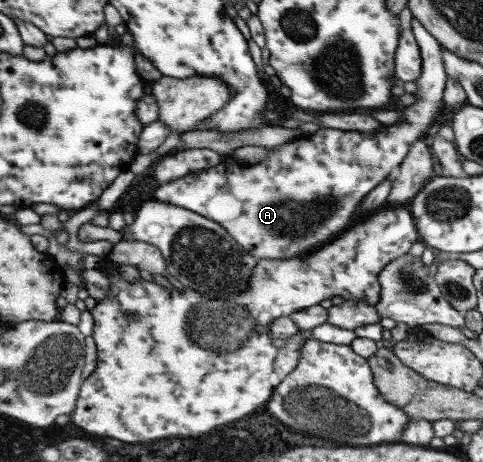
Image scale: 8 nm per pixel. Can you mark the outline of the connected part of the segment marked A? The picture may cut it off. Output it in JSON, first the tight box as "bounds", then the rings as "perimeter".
{"bounds":[152,18,447,260],"perimeter":[[[412,18],[410,25],[420,50],[421,68],[419,76],[414,80],[417,86],[414,93],[416,100],[398,112],[402,120],[400,123],[383,125],[372,134],[319,128],[315,134],[305,134],[287,144],[268,148],[265,158],[257,164],[240,163],[233,156],[224,156],[221,166],[215,165],[204,171],[189,173],[159,186],[154,190],[155,196],[152,199],[181,207],[183,210],[191,210],[203,217],[207,216],[255,258],[287,260],[309,255],[315,248],[319,249],[321,244],[346,230],[352,222],[354,211],[367,193],[388,176],[394,175],[409,147],[415,141],[425,139],[425,130],[440,109],[447,77],[443,68],[440,43],[417,20]]]}

